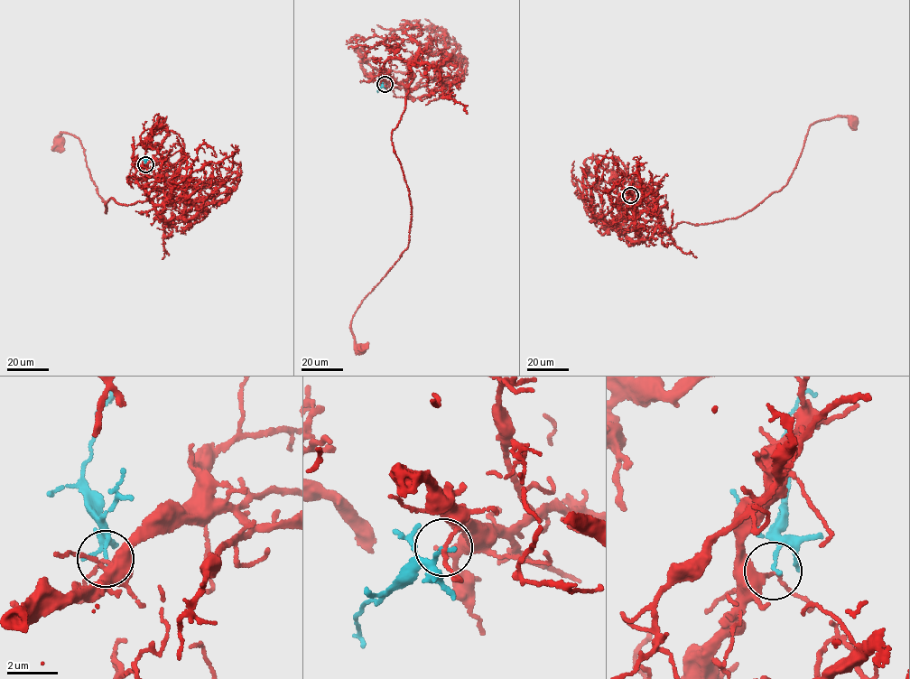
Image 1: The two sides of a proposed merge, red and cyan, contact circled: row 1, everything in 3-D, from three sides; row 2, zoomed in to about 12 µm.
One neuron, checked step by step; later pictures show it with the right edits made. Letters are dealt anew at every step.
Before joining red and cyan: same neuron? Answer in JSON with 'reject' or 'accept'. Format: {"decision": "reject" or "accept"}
{"decision": "reject"}

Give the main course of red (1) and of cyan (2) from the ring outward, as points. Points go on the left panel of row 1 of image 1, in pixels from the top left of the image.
1: (145, 164), (134, 178), (152, 200), (122, 205), (110, 198), (105, 213), (80, 140), (61, 133), (59, 141)
2: (145, 164), (146, 152)

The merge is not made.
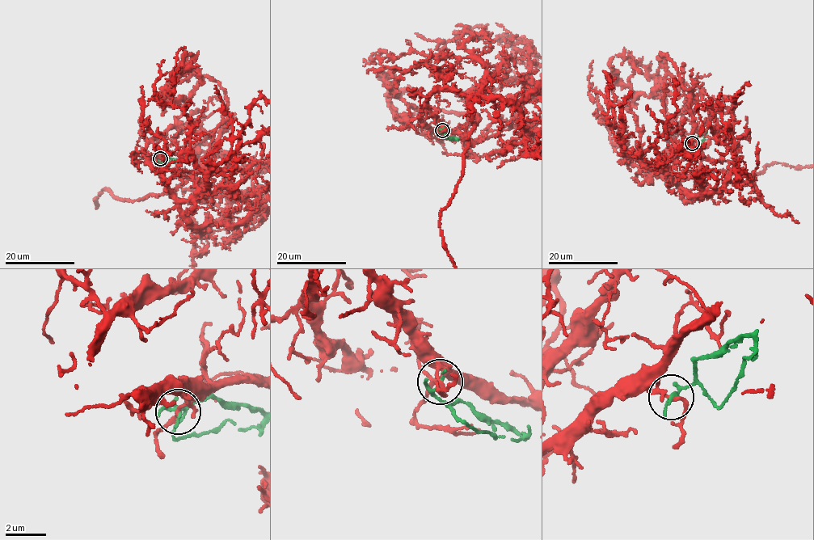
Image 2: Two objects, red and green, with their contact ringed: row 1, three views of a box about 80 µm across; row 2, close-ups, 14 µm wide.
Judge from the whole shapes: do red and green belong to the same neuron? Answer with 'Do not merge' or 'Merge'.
Do not merge

